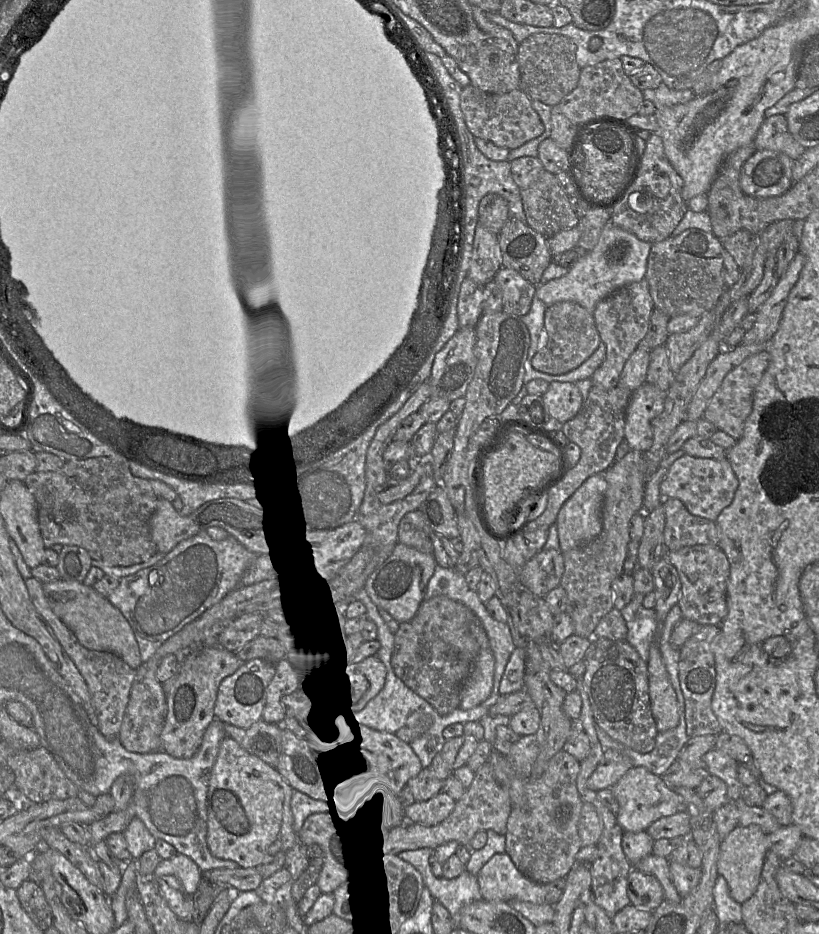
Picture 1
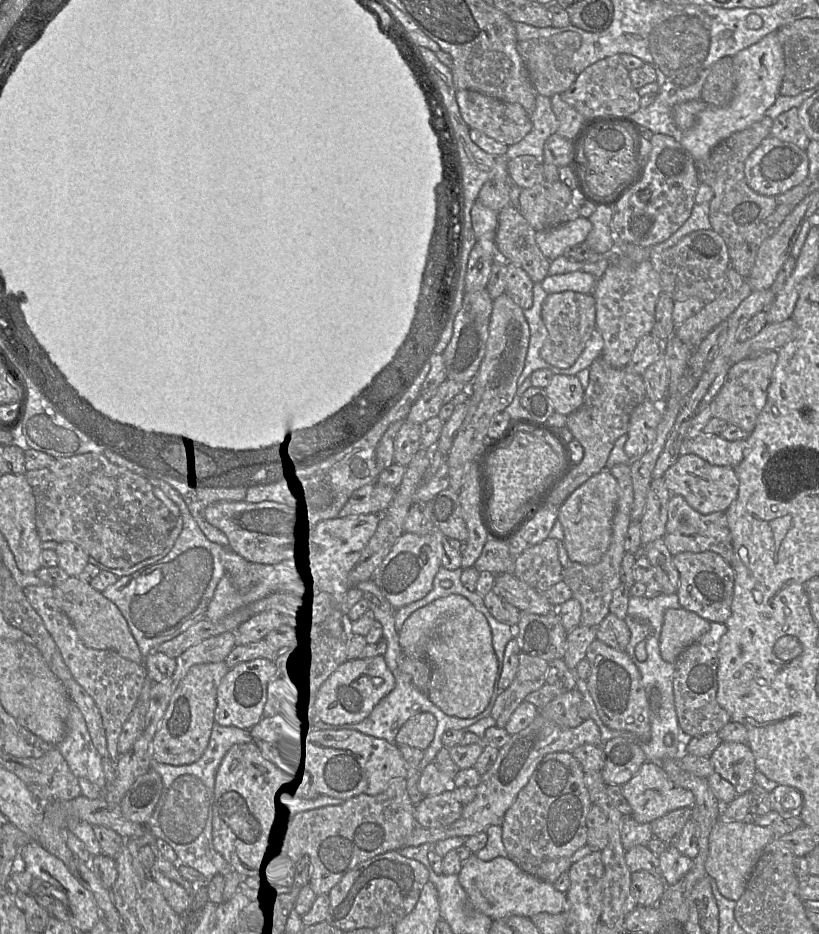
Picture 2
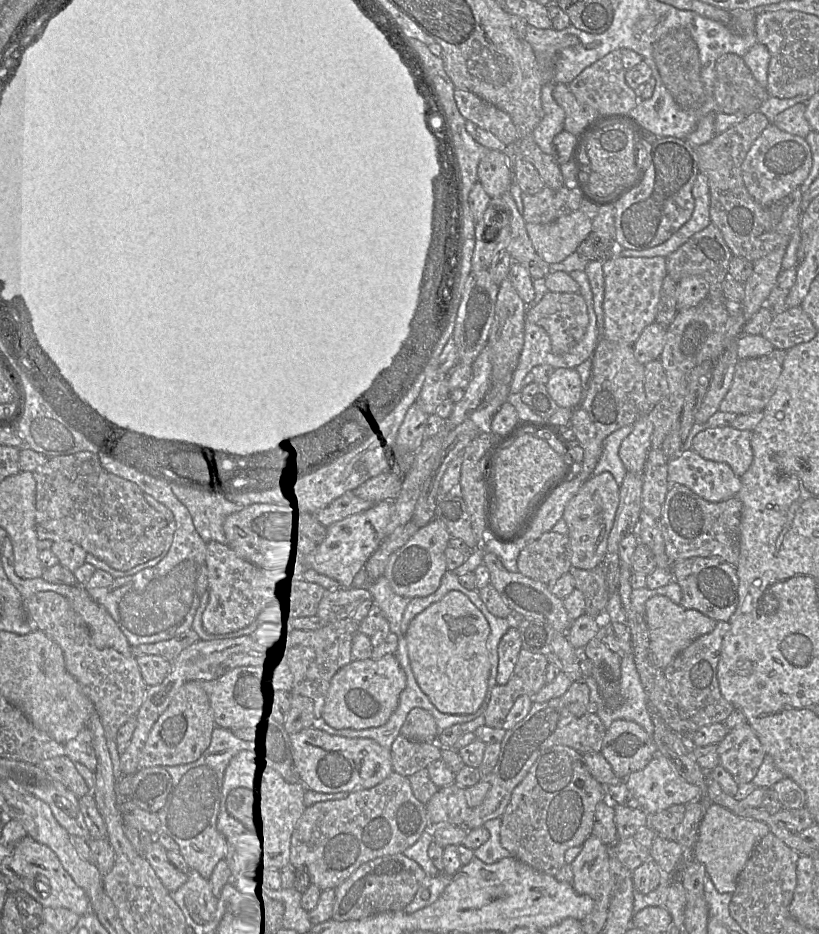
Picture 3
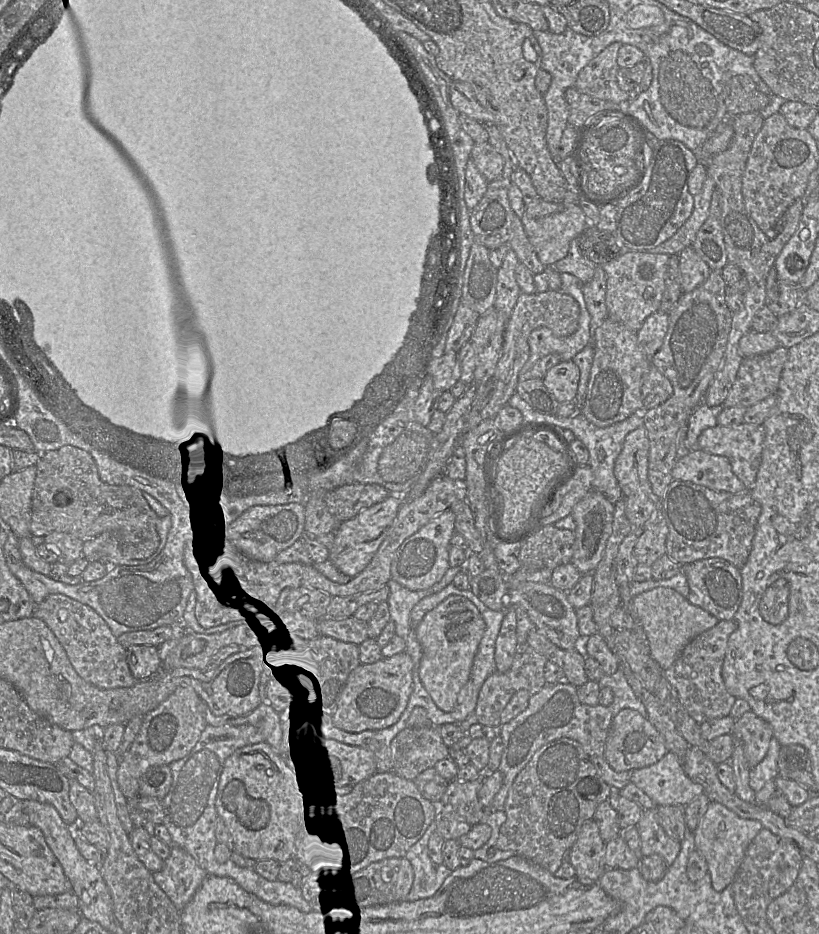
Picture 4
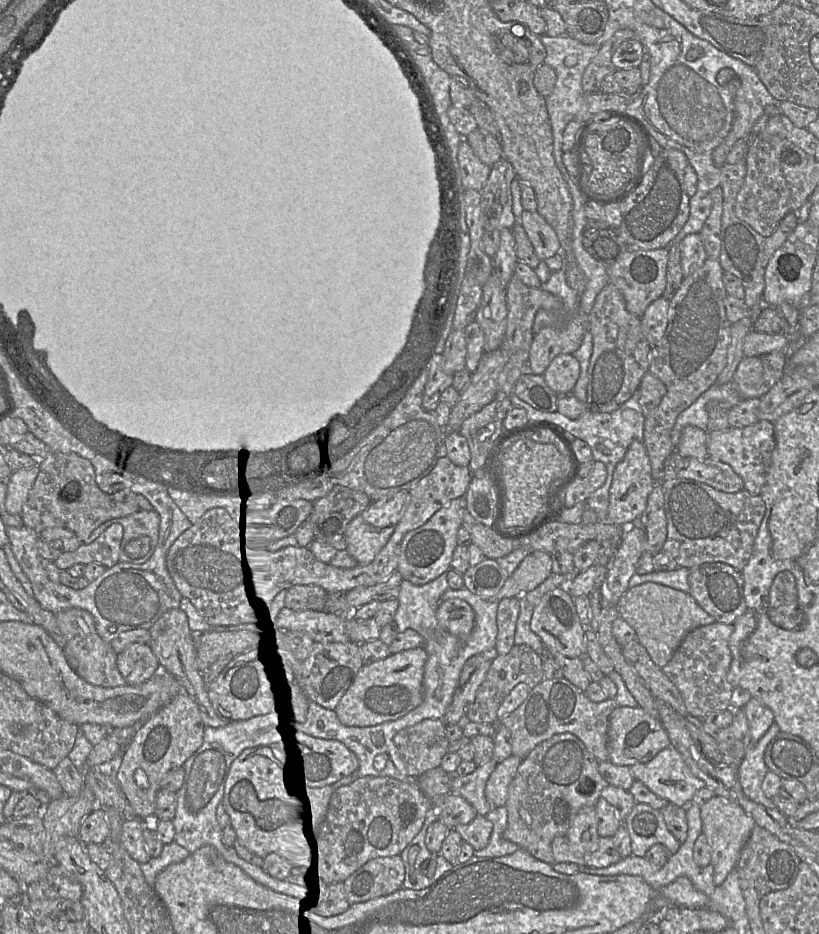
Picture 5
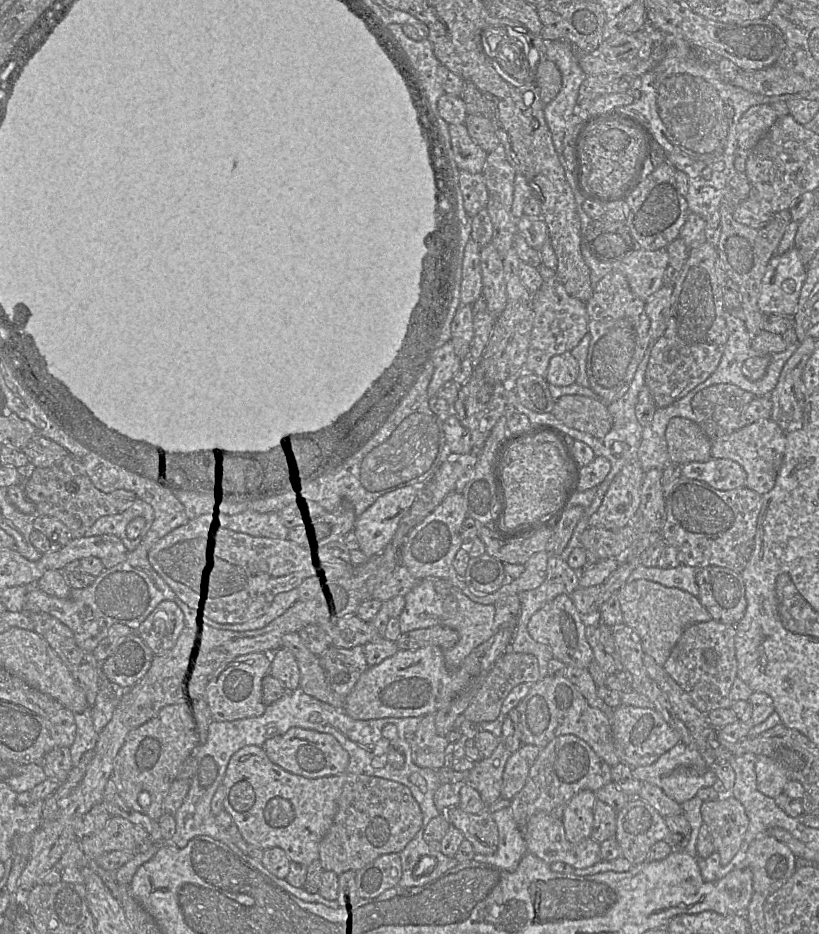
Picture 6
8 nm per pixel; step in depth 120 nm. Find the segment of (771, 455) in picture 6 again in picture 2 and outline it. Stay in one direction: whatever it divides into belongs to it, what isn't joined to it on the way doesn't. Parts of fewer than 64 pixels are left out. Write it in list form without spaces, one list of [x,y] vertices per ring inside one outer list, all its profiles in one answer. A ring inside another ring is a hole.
[[[702,432],[690,440],[690,451],[711,465],[735,468],[744,457],[745,443],[746,439],[730,441]]]

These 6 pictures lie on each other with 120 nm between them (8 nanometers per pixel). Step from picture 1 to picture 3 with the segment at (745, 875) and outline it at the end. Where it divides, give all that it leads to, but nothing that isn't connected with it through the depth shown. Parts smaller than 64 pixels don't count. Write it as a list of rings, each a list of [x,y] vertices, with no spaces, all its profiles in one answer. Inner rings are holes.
[[[708,803],[700,822],[693,858],[706,867],[707,874],[718,892],[733,894],[738,876],[749,860],[754,847],[768,833],[770,829],[766,823],[741,818],[725,807]]]

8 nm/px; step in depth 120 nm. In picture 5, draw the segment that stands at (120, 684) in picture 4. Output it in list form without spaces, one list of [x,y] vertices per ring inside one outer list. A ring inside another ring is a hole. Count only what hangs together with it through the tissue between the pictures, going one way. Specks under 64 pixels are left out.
[[[70,608],[55,614],[57,626],[65,640],[65,650],[76,662],[76,674],[90,685],[112,688],[125,685],[125,679],[117,668],[118,654],[110,643],[97,633],[91,613],[80,608]]]

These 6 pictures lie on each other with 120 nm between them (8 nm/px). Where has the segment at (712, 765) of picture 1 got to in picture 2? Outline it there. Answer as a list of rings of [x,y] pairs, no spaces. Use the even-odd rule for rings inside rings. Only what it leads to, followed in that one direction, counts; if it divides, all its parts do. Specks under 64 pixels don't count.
[[[722,741],[710,759],[714,771],[733,785],[737,795],[748,792],[755,783],[755,758],[747,744]]]

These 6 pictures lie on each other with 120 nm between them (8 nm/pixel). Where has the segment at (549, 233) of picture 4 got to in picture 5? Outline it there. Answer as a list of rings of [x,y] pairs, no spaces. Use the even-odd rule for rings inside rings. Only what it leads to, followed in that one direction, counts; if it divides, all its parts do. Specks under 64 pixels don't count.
[[[523,211],[518,222],[523,227],[540,261],[560,253],[560,242],[555,231],[537,211]]]

